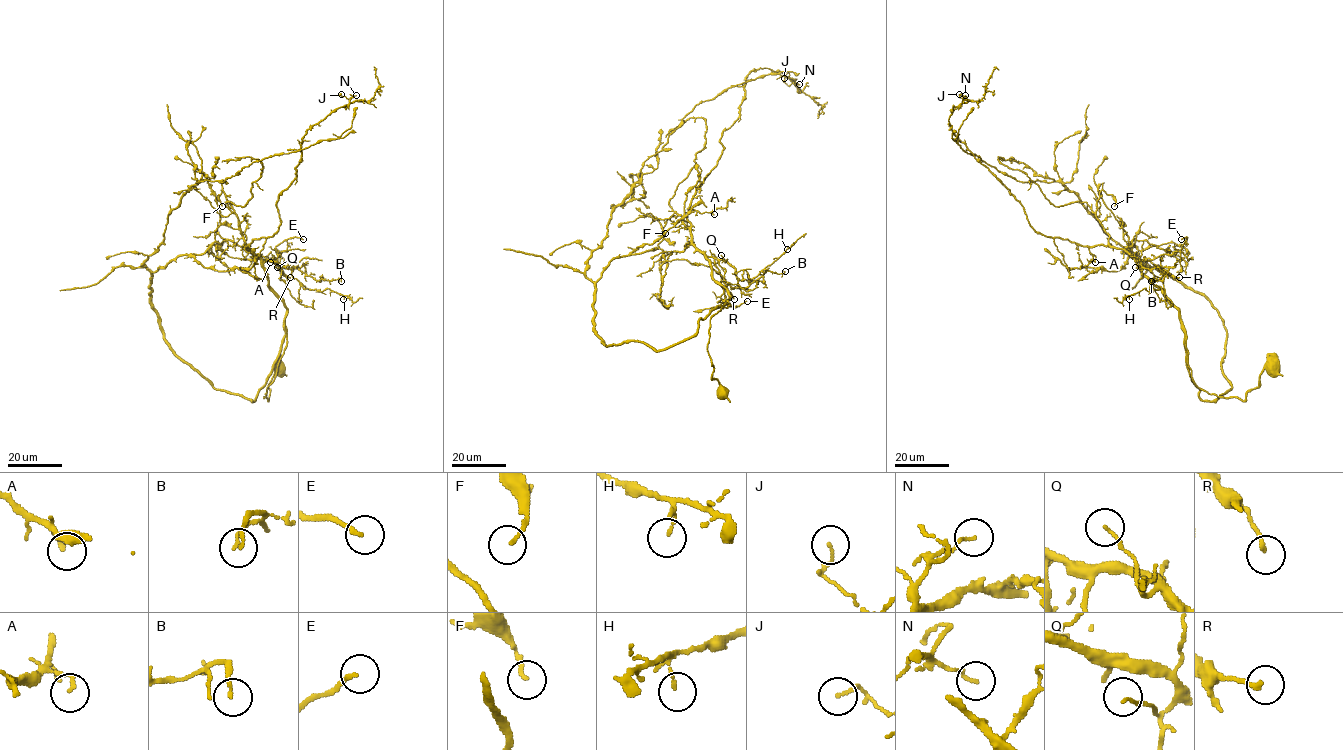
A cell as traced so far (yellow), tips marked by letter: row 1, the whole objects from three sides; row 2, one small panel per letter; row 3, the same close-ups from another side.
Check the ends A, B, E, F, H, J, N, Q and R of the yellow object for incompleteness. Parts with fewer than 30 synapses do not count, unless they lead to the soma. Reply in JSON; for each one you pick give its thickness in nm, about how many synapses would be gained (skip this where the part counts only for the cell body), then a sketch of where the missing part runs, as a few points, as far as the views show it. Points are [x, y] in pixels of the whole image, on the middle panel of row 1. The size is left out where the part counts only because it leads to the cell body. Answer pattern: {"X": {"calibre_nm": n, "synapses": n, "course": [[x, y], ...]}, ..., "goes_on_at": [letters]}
{"goes_on_at": []}

